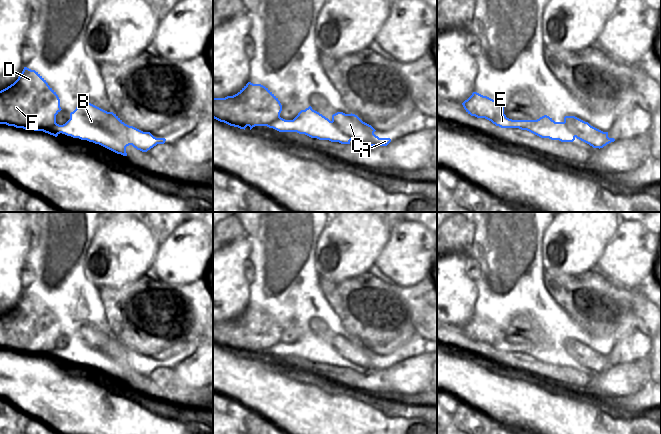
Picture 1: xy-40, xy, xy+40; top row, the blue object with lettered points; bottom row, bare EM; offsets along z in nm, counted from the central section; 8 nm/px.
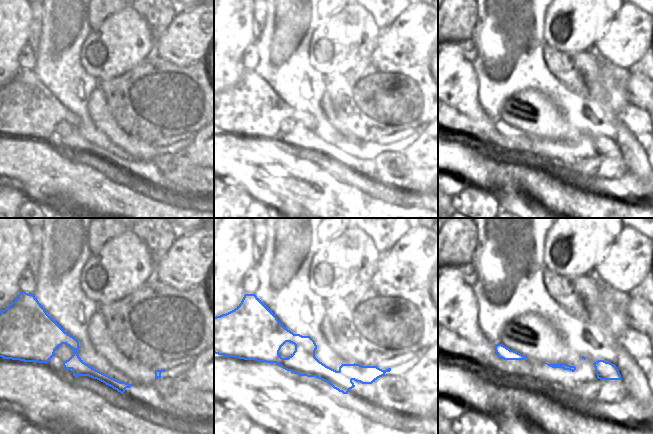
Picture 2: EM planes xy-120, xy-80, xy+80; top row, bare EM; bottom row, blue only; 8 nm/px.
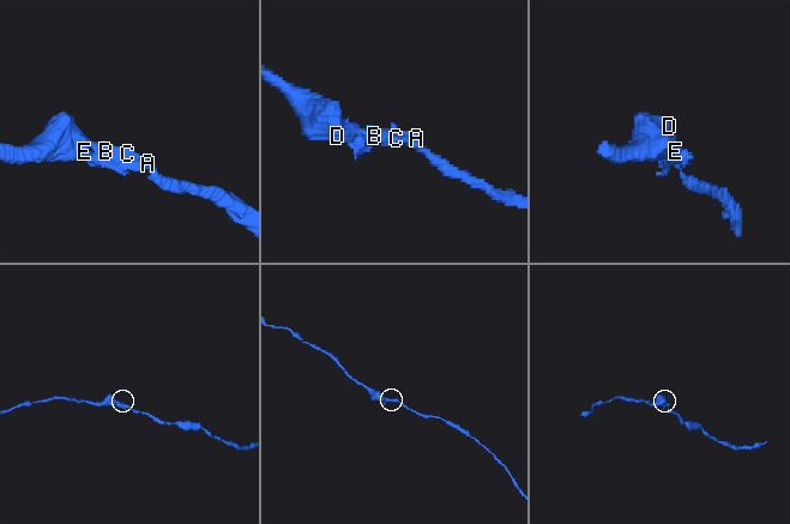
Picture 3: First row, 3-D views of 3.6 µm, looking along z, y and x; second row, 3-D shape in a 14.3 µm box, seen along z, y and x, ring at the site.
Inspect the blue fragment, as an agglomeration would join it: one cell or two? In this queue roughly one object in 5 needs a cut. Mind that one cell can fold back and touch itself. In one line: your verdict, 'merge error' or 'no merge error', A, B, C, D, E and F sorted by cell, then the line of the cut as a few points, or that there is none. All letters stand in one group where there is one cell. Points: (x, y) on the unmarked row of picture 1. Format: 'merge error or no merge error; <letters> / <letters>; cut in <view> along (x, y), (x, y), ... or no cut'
no merge error; A B C D E F; no cut

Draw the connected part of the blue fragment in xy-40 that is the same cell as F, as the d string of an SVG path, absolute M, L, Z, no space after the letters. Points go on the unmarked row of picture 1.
M27 291L13 308L0 315L0 348L43 355L55 361L62 357L99 368L123 380L127 380L129 369L147 376L166 365L125 348L113 336L89 326L77 330L63 349L56 347L56 339L61 334L56 316L38 296Z

